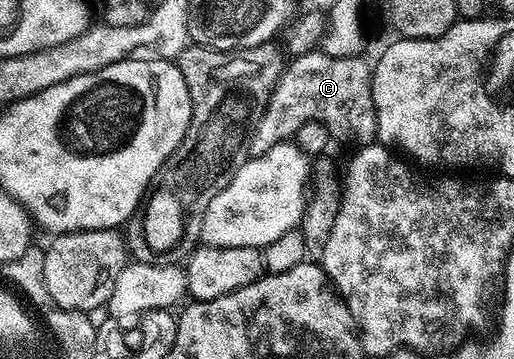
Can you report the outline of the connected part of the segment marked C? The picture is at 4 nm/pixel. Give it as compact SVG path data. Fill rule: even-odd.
M317 49L297 55L285 66L272 91L264 115L252 132L253 156L291 140L307 123L321 123L333 140L367 145L377 138L376 110L372 96L373 68L364 57L332 57Z

